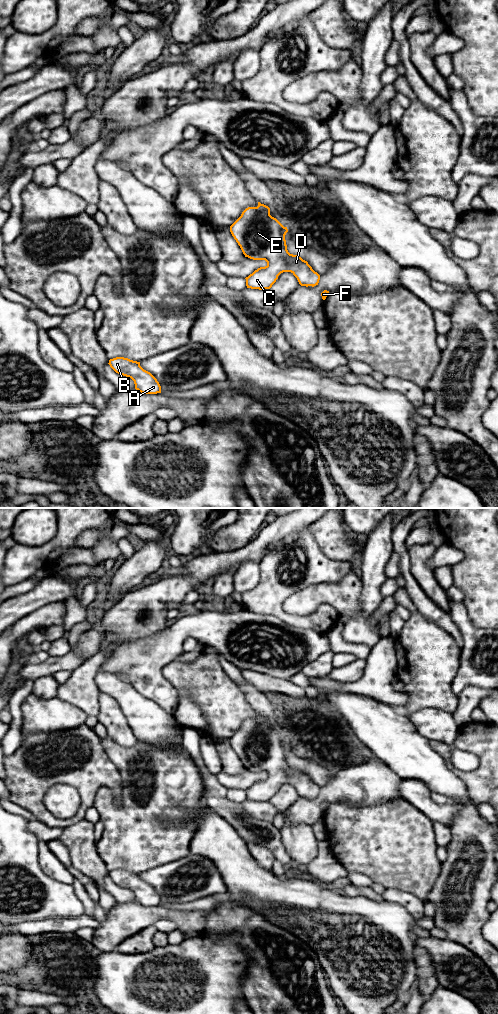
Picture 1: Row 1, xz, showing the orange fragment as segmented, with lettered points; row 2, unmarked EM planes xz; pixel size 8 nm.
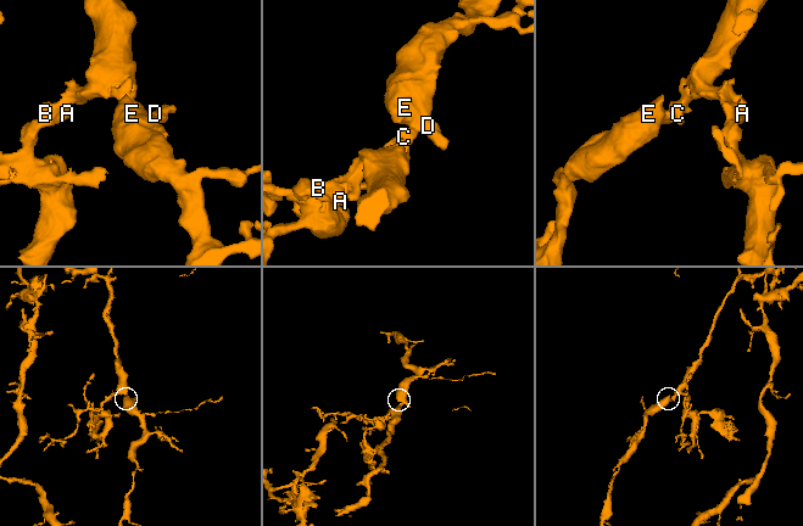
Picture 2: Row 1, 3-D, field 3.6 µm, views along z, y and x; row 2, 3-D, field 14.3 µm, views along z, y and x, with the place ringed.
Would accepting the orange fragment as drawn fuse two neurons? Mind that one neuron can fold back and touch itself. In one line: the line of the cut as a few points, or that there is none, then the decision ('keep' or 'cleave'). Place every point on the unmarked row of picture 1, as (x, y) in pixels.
cut none; keep

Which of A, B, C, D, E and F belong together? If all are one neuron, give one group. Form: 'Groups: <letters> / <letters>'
Groups: A B C D E F

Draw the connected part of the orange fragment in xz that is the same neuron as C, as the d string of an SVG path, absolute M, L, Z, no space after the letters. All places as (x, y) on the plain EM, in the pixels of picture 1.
M258 714L257 719L246 720L241 728L230 738L230 744L245 769L253 772L265 772L267 777L255 782L246 789L246 798L251 801L270 801L283 784L291 784L301 798L316 798L320 787L315 784L307 773L297 767L290 766L287 762L285 747L288 744L276 730L270 727L270 720Z

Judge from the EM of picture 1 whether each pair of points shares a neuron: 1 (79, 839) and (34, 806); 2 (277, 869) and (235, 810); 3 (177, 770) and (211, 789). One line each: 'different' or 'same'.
1: different
2: different
3: different

